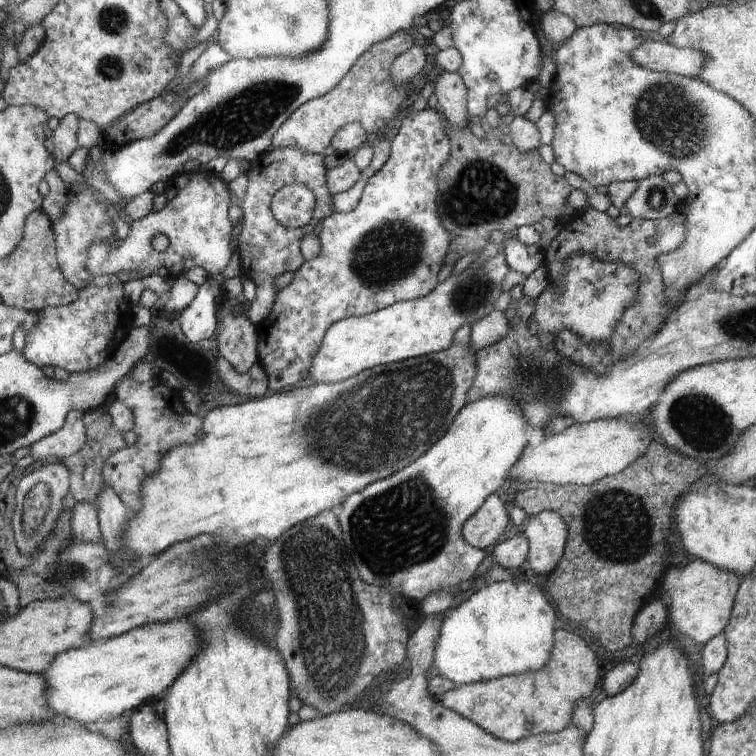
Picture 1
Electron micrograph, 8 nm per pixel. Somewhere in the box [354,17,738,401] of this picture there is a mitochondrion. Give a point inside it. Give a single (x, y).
(664, 114)

